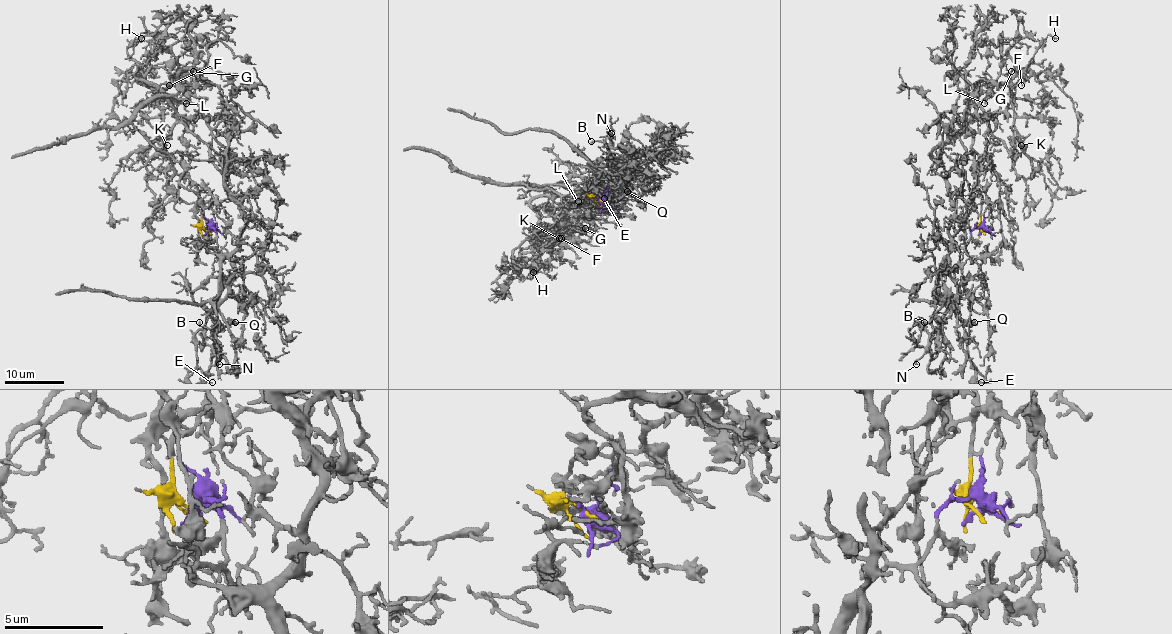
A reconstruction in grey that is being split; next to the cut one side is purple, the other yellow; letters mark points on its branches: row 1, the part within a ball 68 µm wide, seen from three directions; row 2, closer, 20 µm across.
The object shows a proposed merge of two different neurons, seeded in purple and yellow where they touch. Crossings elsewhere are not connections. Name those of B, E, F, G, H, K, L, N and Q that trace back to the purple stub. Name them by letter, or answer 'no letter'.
B, E, N, Q

